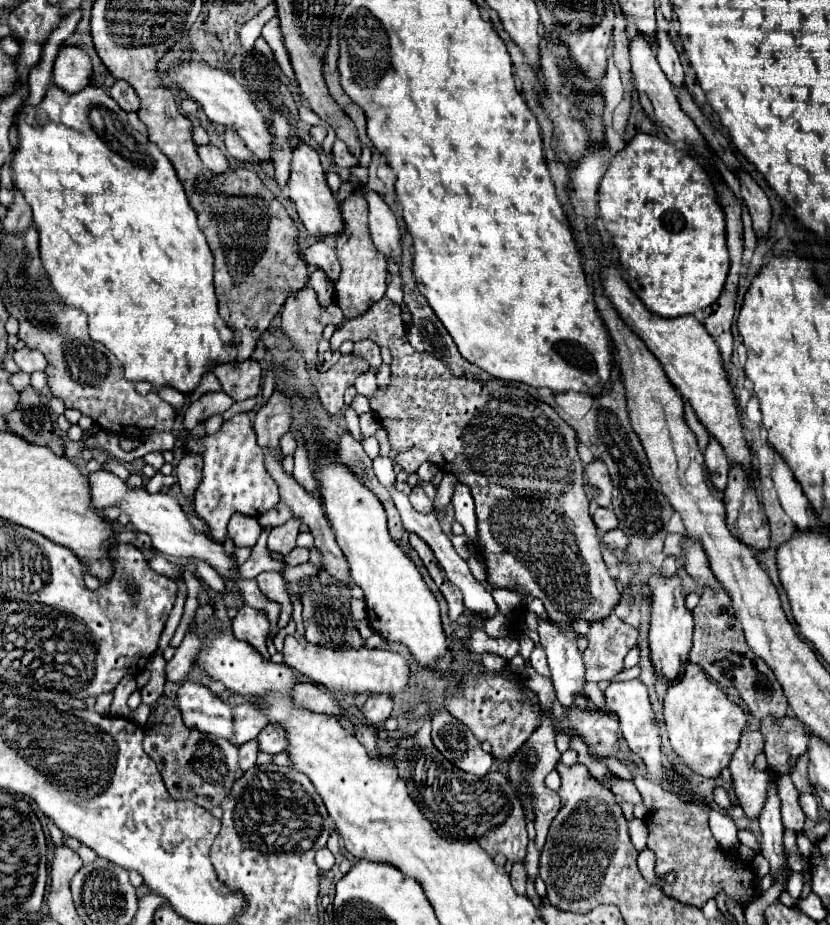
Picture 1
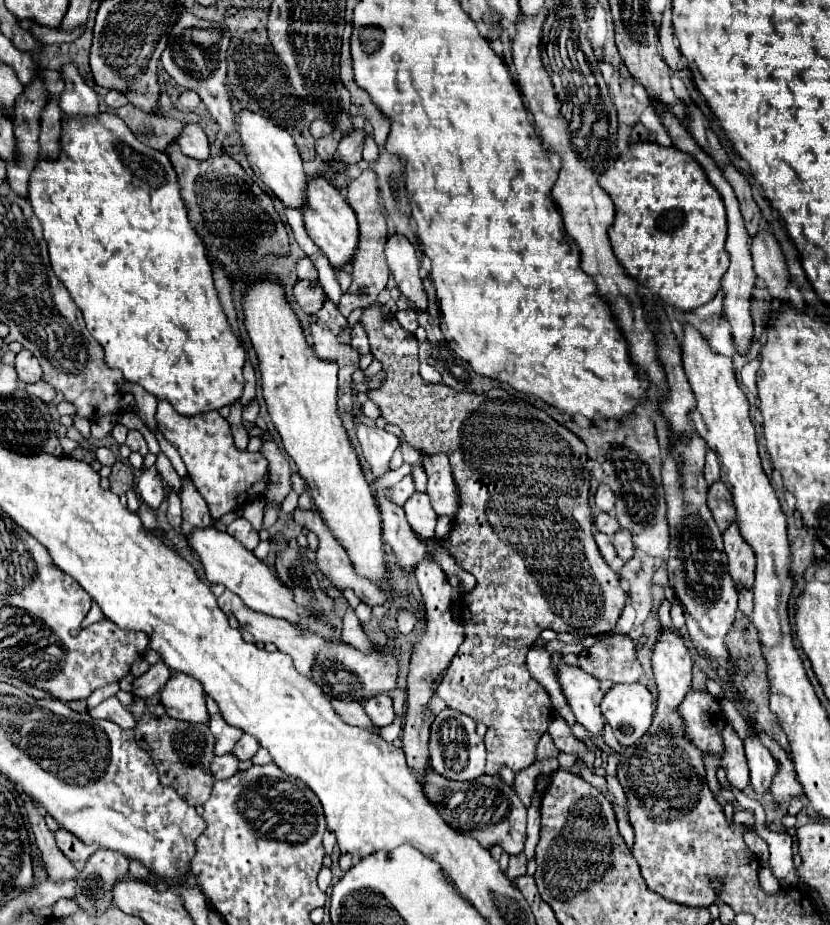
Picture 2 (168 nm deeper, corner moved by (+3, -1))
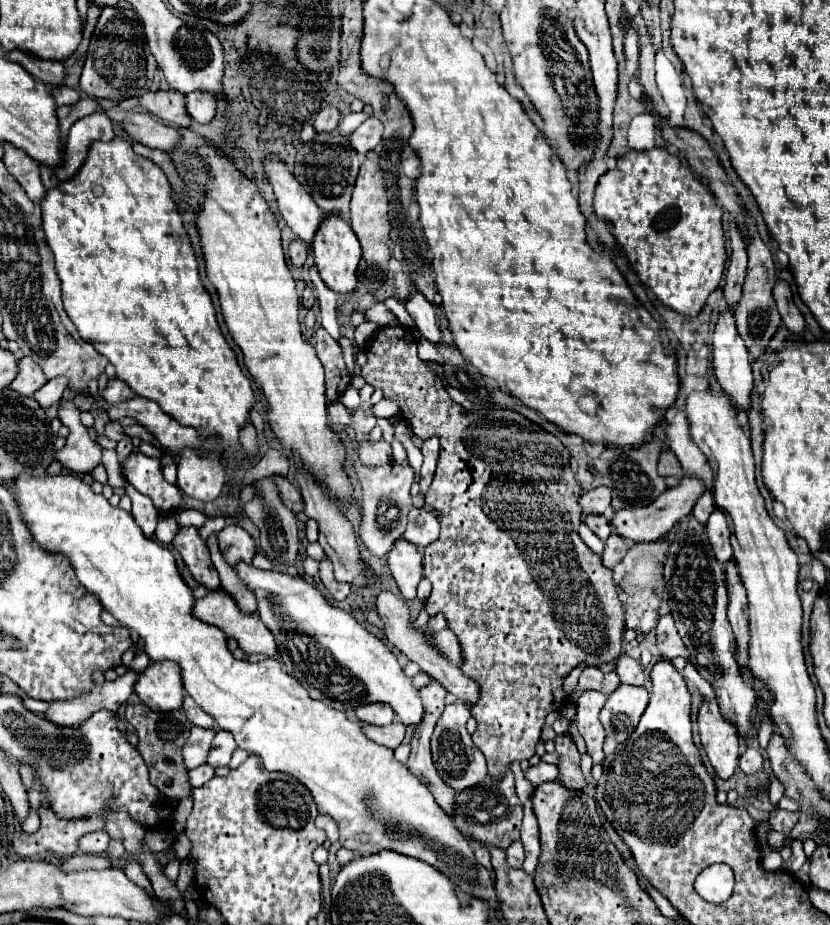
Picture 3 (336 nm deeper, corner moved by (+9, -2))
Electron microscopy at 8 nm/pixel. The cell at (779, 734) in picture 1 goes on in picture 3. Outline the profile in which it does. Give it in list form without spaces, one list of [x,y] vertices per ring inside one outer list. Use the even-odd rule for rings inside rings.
[[[747,748],[747,750],[741,754],[739,768],[741,768],[745,774],[759,774],[759,772],[763,772],[763,768],[765,768],[765,758],[763,758],[761,750],[757,750],[757,748]]]

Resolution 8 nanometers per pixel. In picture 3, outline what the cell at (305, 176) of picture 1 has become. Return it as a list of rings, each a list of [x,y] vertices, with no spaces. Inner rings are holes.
[[[327,214],[323,218],[323,226],[319,226],[319,230],[315,232],[311,250],[313,250],[315,266],[317,266],[323,282],[331,290],[343,292],[343,294],[349,294],[355,290],[355,284],[357,284],[355,272],[357,272],[357,264],[361,260],[361,246],[359,246],[359,240],[355,238],[355,232],[349,226],[349,222],[339,218],[339,214]]]

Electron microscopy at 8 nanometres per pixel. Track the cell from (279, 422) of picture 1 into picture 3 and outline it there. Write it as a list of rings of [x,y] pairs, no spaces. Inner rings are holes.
[[[271,476],[271,480],[275,480],[275,486],[279,486],[279,494],[283,498],[283,504],[293,512],[301,512],[303,510],[301,492],[297,488],[293,488],[289,478],[287,476]]]

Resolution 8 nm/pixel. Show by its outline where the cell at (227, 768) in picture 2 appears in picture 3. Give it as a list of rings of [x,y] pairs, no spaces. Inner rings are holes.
[[[203,764],[203,766],[195,768],[195,770],[189,770],[189,780],[191,780],[191,786],[193,786],[193,788],[203,786],[203,784],[209,782],[213,776],[215,776],[215,768],[213,768],[213,766],[207,766],[207,764]]]

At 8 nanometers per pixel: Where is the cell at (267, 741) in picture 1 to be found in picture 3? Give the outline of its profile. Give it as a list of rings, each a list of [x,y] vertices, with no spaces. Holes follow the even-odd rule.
[[[219,730],[217,736],[215,736],[215,740],[213,740],[213,748],[209,752],[207,764],[215,766],[215,768],[217,766],[227,766],[229,760],[231,760],[231,756],[233,756],[233,752],[235,752],[235,748],[237,748],[235,738],[231,738],[231,734]]]

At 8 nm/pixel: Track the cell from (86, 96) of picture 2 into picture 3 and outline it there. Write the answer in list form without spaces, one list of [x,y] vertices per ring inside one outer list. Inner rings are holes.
[[[93,114],[93,116],[77,120],[71,126],[71,132],[68,134],[63,166],[59,166],[55,171],[58,180],[67,180],[79,170],[79,166],[83,164],[83,160],[87,156],[87,148],[93,140],[109,142],[113,136],[115,136],[115,128],[107,114],[105,114],[105,118],[99,114]]]

